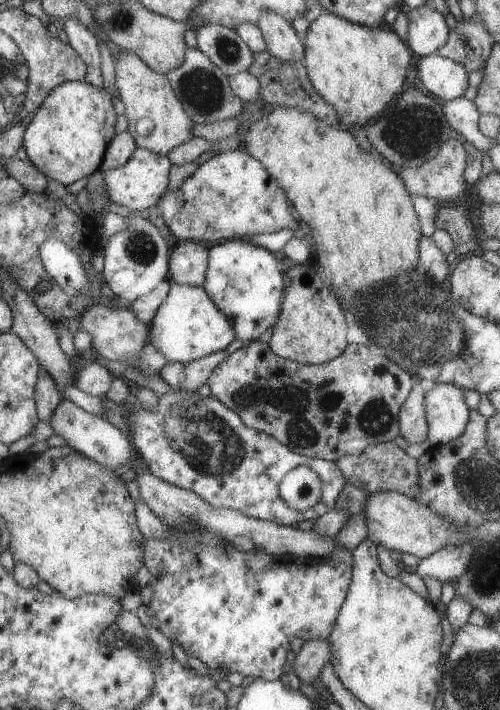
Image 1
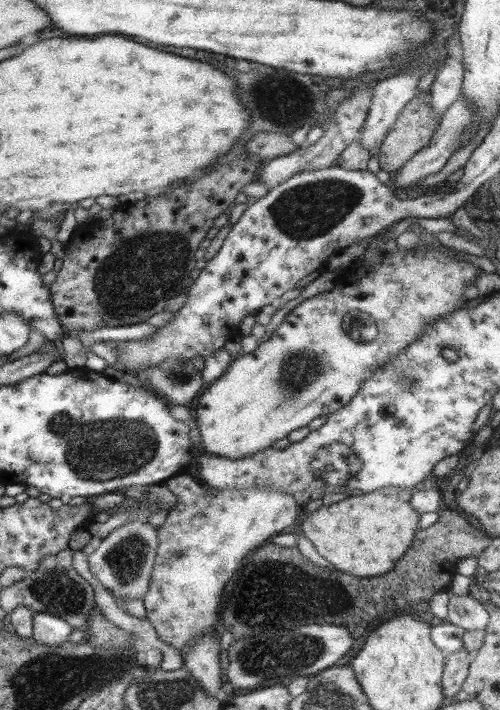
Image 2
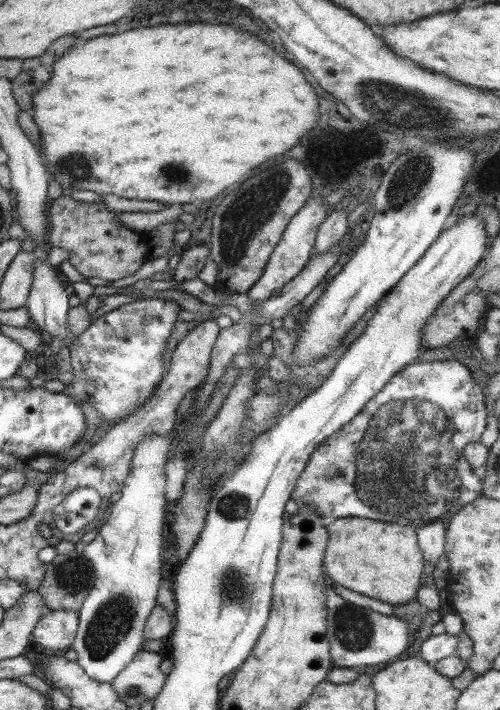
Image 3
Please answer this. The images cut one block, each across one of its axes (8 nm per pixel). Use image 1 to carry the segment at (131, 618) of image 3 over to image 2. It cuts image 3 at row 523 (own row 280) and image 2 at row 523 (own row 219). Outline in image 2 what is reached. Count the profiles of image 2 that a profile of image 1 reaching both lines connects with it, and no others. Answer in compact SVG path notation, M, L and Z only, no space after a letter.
M134 521L113 529L89 555L89 569L116 599L143 599L148 593L158 552L158 530L150 523Z

